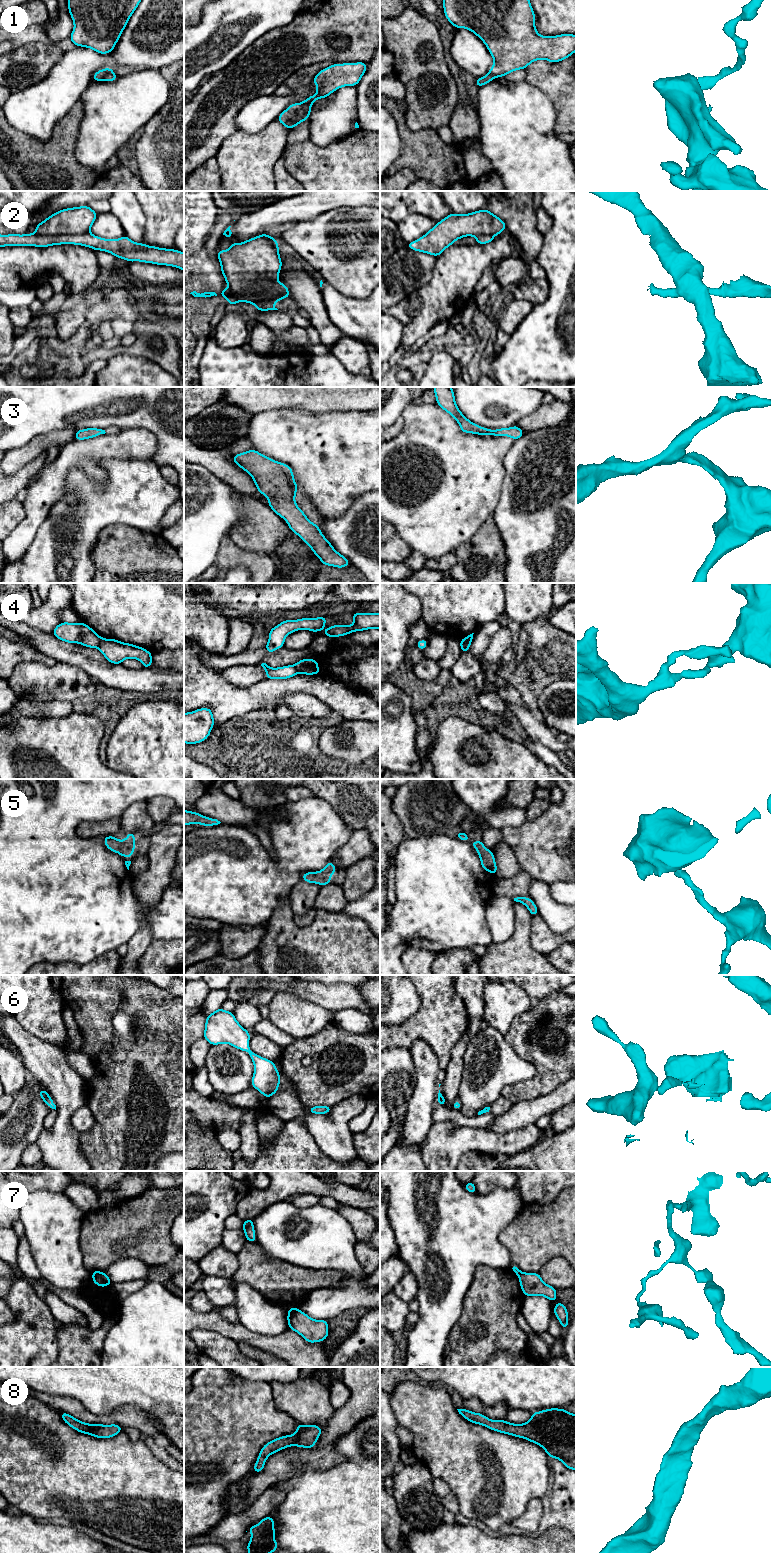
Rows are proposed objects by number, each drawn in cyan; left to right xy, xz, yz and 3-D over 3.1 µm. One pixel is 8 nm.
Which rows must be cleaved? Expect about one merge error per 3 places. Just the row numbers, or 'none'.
2, 4, 7

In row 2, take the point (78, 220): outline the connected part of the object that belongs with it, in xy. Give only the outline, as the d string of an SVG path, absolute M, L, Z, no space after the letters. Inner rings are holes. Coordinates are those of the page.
M87 206L73 207L55 212L36 225L38 235L82 235L90 232L97 213Z

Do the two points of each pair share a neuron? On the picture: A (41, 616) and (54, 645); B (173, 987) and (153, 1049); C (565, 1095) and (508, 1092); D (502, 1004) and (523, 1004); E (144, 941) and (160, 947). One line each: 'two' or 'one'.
A: two
B: two
C: two
D: one
E: two

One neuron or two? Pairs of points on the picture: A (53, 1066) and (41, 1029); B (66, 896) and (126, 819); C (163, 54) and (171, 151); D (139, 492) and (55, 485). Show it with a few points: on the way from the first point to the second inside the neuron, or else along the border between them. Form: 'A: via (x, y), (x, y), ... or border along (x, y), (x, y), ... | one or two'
A: border along (25, 1029), (33, 1035), (57, 1045), (65, 1055) | two
B: border along (136, 801), (119, 818) | two
C: border along (173, 62), (160, 69), (160, 74), (170, 89) | two
D: border along (90, 477), (73, 467), (67, 491), (53, 504) | two

